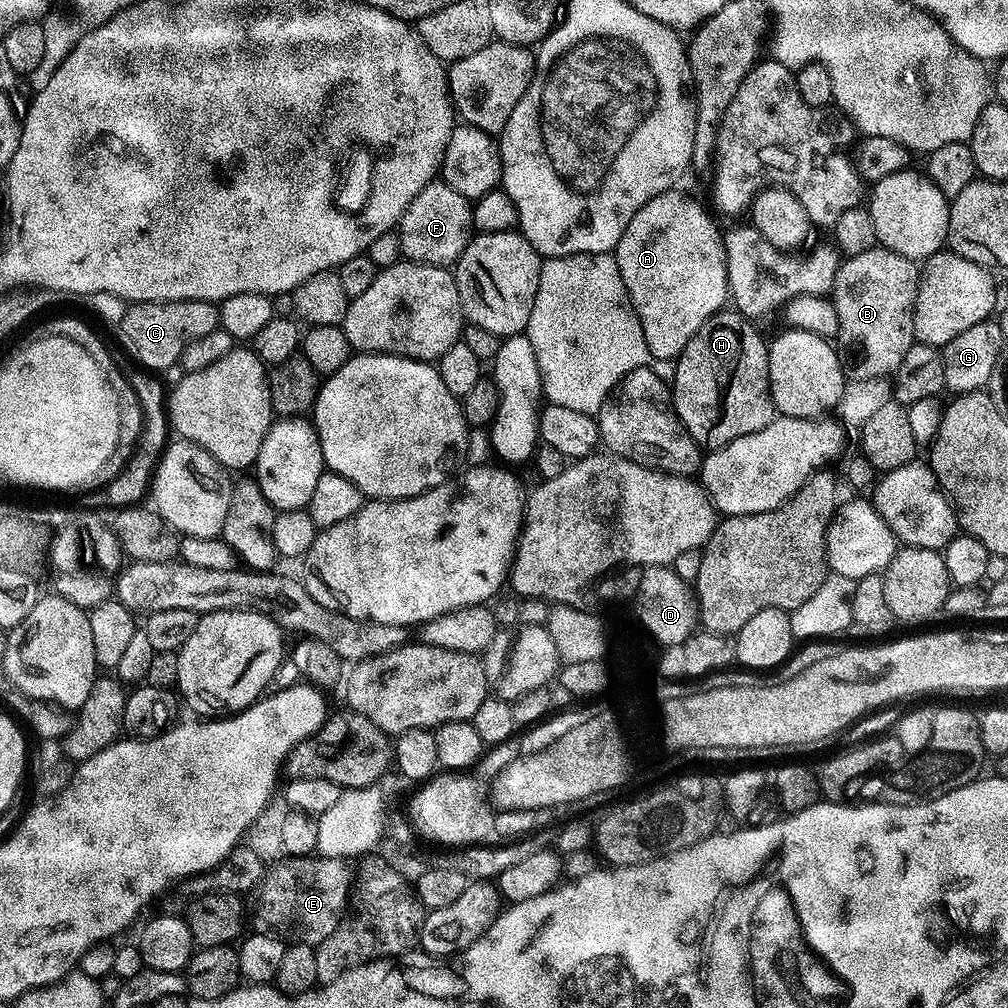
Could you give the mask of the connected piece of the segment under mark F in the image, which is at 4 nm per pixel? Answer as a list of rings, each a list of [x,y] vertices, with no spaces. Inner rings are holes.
[[[433,182],[423,188],[404,211],[398,225],[400,255],[415,264],[429,264],[439,268],[455,265],[474,235],[470,201],[449,184]]]

